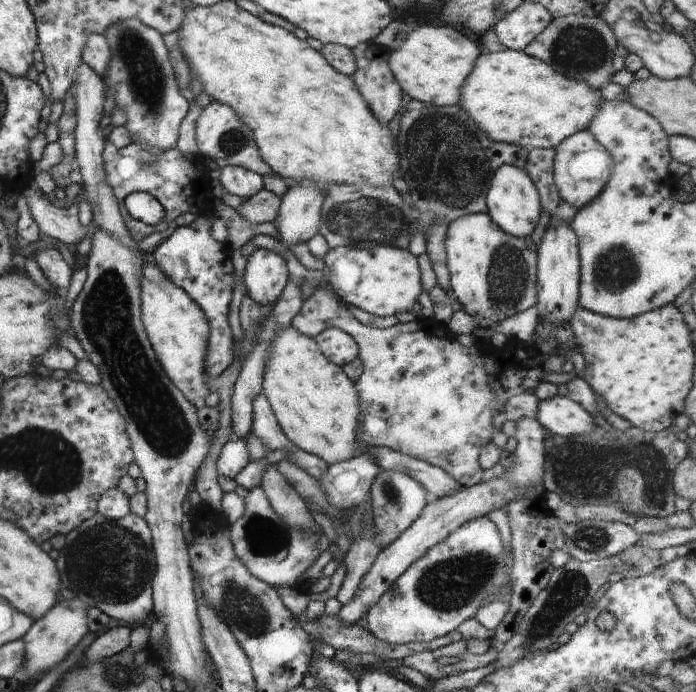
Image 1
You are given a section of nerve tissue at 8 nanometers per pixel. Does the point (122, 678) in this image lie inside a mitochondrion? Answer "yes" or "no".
yes

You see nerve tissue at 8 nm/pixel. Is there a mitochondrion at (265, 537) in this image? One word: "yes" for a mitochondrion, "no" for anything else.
yes

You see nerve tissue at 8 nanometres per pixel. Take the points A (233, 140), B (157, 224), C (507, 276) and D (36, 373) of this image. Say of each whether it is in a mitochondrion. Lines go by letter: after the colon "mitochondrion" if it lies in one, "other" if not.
A: mitochondrion
B: other
C: mitochondrion
D: other

